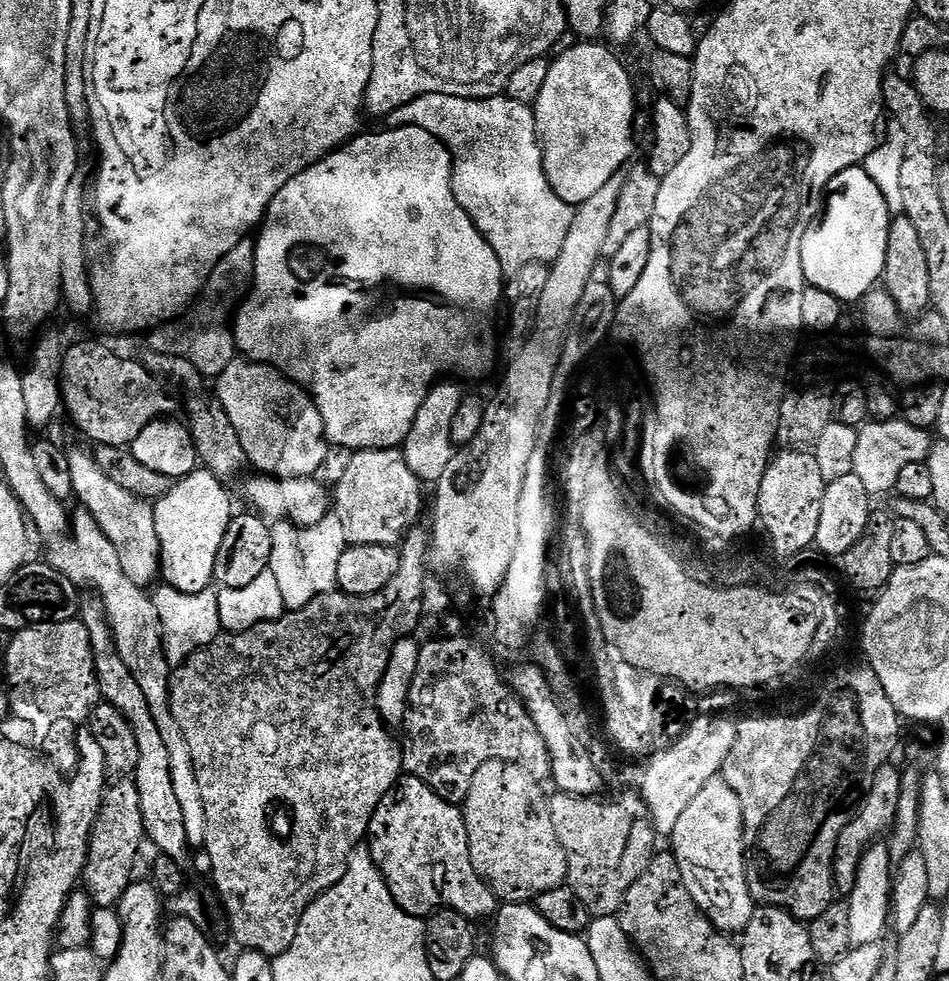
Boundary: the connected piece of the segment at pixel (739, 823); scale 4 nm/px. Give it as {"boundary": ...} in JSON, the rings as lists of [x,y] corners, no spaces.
{"boundary":[[[723,775],[714,777],[686,806],[682,818],[678,818],[678,826],[670,834],[671,851],[680,866],[680,873],[684,885],[694,898],[694,902],[704,915],[712,919],[712,925],[725,934],[743,933],[745,926],[750,922],[754,911],[754,901],[748,885],[748,862],[746,859],[746,845],[744,842],[744,819],[742,818],[742,802],[738,802],[738,794],[734,794],[731,786],[724,781]]]}

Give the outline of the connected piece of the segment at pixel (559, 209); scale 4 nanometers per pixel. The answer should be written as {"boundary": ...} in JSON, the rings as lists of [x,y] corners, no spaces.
{"boundary":[[[437,90],[435,92],[428,92],[424,96],[419,96],[417,100],[411,100],[411,102],[405,104],[403,108],[396,109],[390,117],[391,123],[396,126],[424,128],[428,131],[429,136],[436,137],[437,141],[447,146],[448,151],[452,153],[452,185],[454,186],[454,194],[458,198],[462,210],[466,210],[466,214],[470,214],[474,226],[478,226],[478,230],[486,238],[486,242],[490,242],[494,254],[498,254],[498,262],[502,266],[505,277],[512,276],[516,272],[522,271],[528,264],[538,264],[556,260],[562,250],[562,242],[566,242],[566,234],[570,234],[570,222],[572,221],[574,208],[573,205],[567,204],[562,198],[558,198],[558,194],[554,194],[554,190],[550,186],[548,175],[544,169],[544,150],[540,146],[540,135],[536,133],[535,111],[533,111],[529,105],[518,102],[507,94],[492,96],[489,100],[471,100],[470,97],[464,96],[468,94],[456,94],[460,96],[451,96],[452,94],[453,93],[448,90]]]}

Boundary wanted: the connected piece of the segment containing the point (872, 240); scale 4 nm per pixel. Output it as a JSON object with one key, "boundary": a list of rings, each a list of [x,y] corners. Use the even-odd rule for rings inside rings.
{"boundary":[[[862,166],[842,169],[829,182],[827,191],[818,219],[808,225],[806,234],[802,238],[804,278],[811,287],[826,290],[837,296],[842,302],[856,299],[859,301],[877,287],[878,281],[884,275],[890,209],[886,198],[882,198],[882,190],[878,190],[878,186],[874,186],[874,178],[870,178],[870,174],[866,174],[866,170]]]}

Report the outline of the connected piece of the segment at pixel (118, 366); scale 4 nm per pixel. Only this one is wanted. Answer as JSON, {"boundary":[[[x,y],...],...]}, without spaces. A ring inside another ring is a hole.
{"boundary":[[[80,340],[64,353],[64,370],[60,375],[60,395],[62,408],[77,428],[93,440],[93,445],[118,446],[128,448],[150,426],[150,422],[161,419],[165,414],[172,414],[176,408],[176,400],[168,393],[169,385],[155,372],[145,368],[139,359],[127,360],[119,356],[112,348],[99,344],[96,340]]]}

